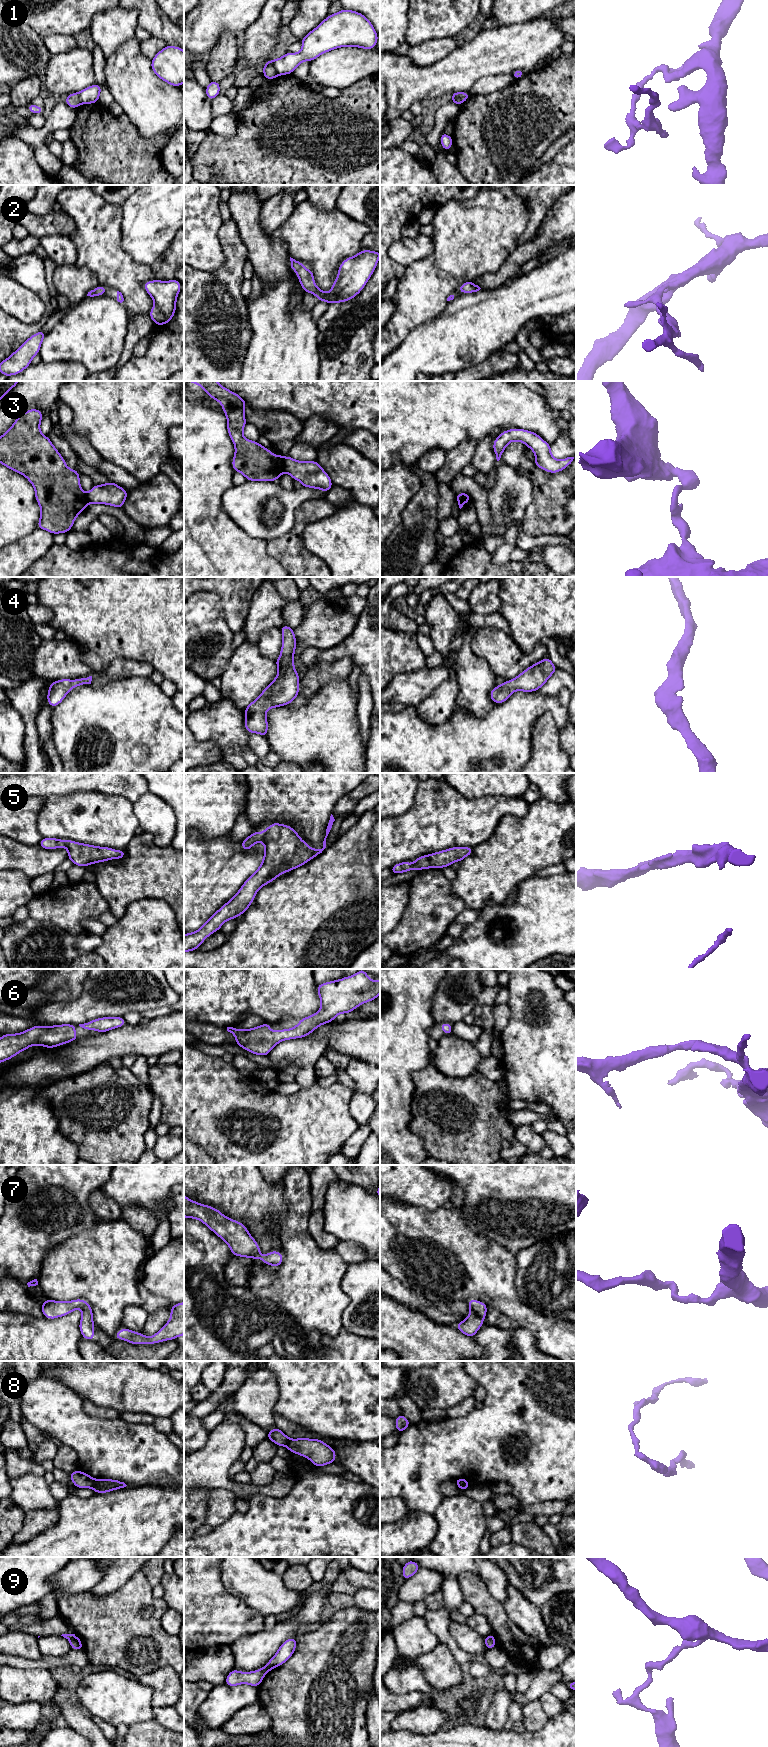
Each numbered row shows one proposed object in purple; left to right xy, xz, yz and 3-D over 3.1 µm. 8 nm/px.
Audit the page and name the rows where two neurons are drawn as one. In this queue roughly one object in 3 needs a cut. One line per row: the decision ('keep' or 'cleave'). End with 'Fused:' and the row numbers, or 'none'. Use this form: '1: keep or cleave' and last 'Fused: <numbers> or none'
1: cleave
2: keep
3: cleave
4: keep
5: keep
6: keep
7: keep
8: cleave
9: cleave
Fused: 1, 3, 8, 9

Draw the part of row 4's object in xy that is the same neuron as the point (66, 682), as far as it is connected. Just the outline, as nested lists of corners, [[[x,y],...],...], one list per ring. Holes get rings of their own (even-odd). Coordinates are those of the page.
[[[92,676],[76,680],[60,679],[49,684],[47,702],[51,707],[59,705],[66,695],[76,686],[91,684]]]

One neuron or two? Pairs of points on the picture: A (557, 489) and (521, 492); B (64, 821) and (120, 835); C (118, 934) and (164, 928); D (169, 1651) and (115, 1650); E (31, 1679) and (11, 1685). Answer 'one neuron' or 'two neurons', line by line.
A: two neurons
B: one neuron
C: one neuron
D: one neuron
E: one neuron

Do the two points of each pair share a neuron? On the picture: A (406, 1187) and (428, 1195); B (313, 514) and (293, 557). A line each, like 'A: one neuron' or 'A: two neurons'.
A: one neuron
B: one neuron

